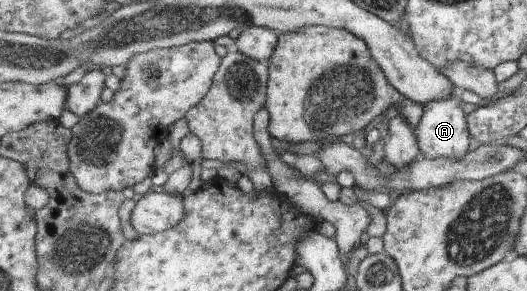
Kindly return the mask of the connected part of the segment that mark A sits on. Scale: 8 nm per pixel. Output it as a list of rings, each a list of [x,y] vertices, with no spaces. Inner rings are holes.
[[[462,87],[445,100],[439,102],[428,102],[423,105],[424,112],[418,125],[418,134],[416,134],[417,146],[420,155],[434,160],[436,158],[448,158],[459,160],[466,155],[470,149],[470,132],[466,123],[467,114],[460,107],[459,94]]]

